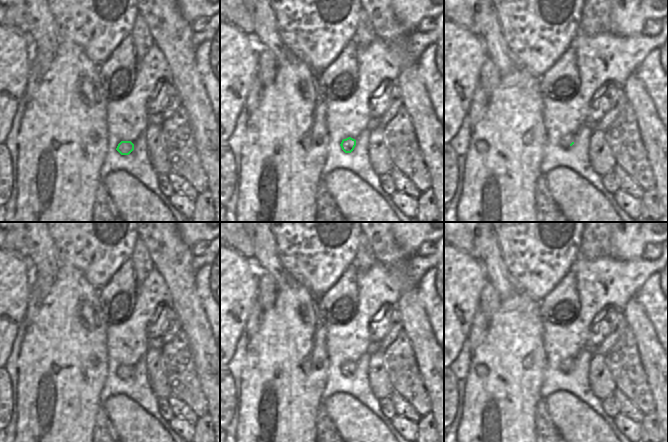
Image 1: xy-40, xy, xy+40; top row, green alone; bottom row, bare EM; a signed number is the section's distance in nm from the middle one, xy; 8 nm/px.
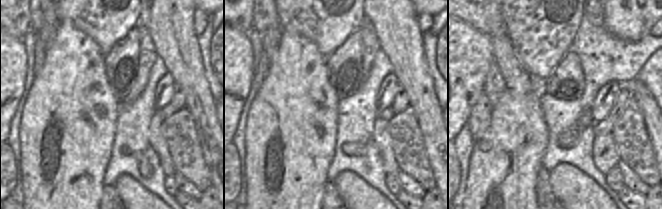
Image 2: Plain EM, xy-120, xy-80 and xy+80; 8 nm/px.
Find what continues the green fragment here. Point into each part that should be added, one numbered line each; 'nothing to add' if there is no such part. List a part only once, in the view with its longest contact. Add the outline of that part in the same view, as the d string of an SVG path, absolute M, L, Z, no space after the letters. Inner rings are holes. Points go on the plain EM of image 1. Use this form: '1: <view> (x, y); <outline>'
1: xy+40 (565, 366); M569 357L565 359L561 364L560 364L560 370L567 373L570 371L570 368L574 365L576 358L575 357Z

